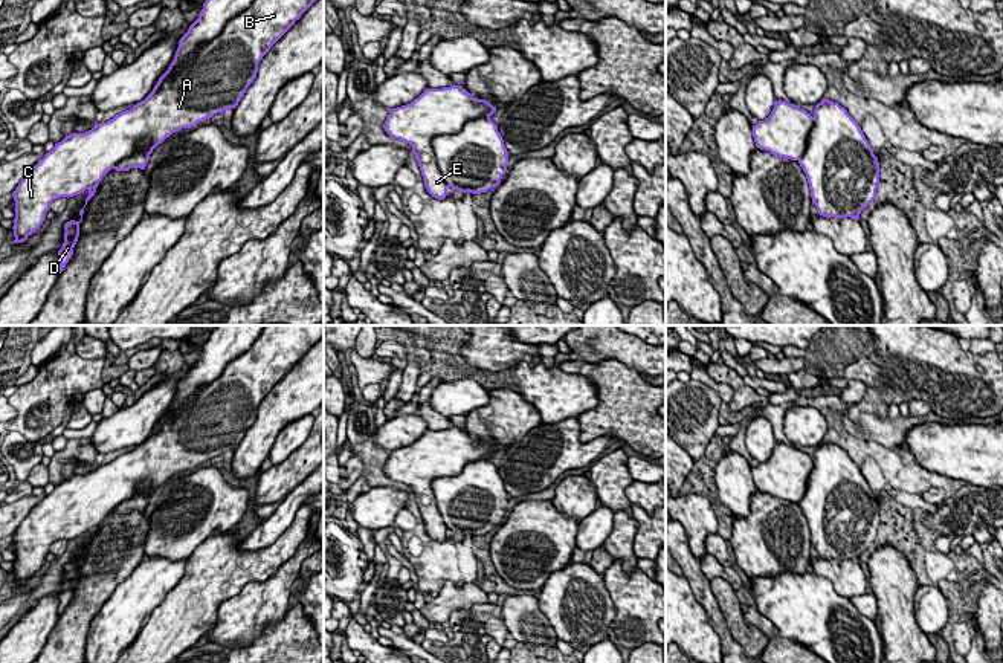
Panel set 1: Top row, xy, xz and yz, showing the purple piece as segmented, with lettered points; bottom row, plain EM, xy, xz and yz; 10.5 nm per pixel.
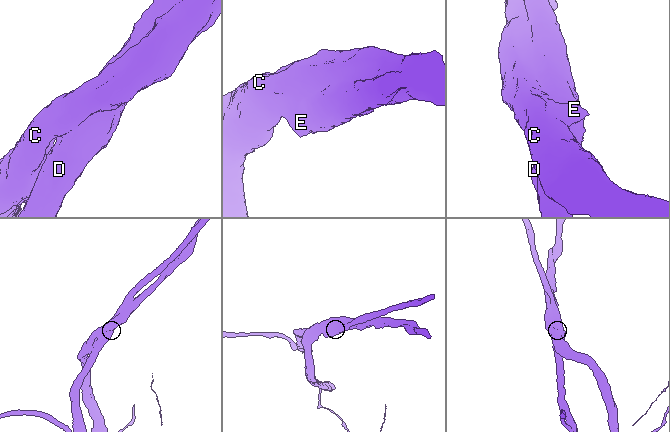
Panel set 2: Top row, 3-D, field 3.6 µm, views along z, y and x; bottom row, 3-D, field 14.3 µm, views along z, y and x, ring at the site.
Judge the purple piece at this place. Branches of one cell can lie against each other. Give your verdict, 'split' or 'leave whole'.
split

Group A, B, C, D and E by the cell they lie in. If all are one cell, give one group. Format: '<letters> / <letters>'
A B C E / D

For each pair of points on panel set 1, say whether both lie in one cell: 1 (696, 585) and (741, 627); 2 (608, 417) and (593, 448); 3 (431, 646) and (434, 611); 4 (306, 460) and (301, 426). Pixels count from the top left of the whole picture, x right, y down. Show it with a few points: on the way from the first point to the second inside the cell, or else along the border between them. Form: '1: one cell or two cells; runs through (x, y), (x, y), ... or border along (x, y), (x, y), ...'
1: two cells; border along (709, 581), (725, 625), (735, 639)
2: two cells; border along (576, 417), (582, 442), (612, 437)
3: two cells; border along (451, 613), (446, 624)
4: two cells; border along (307, 436), (286, 459), (274, 465)

